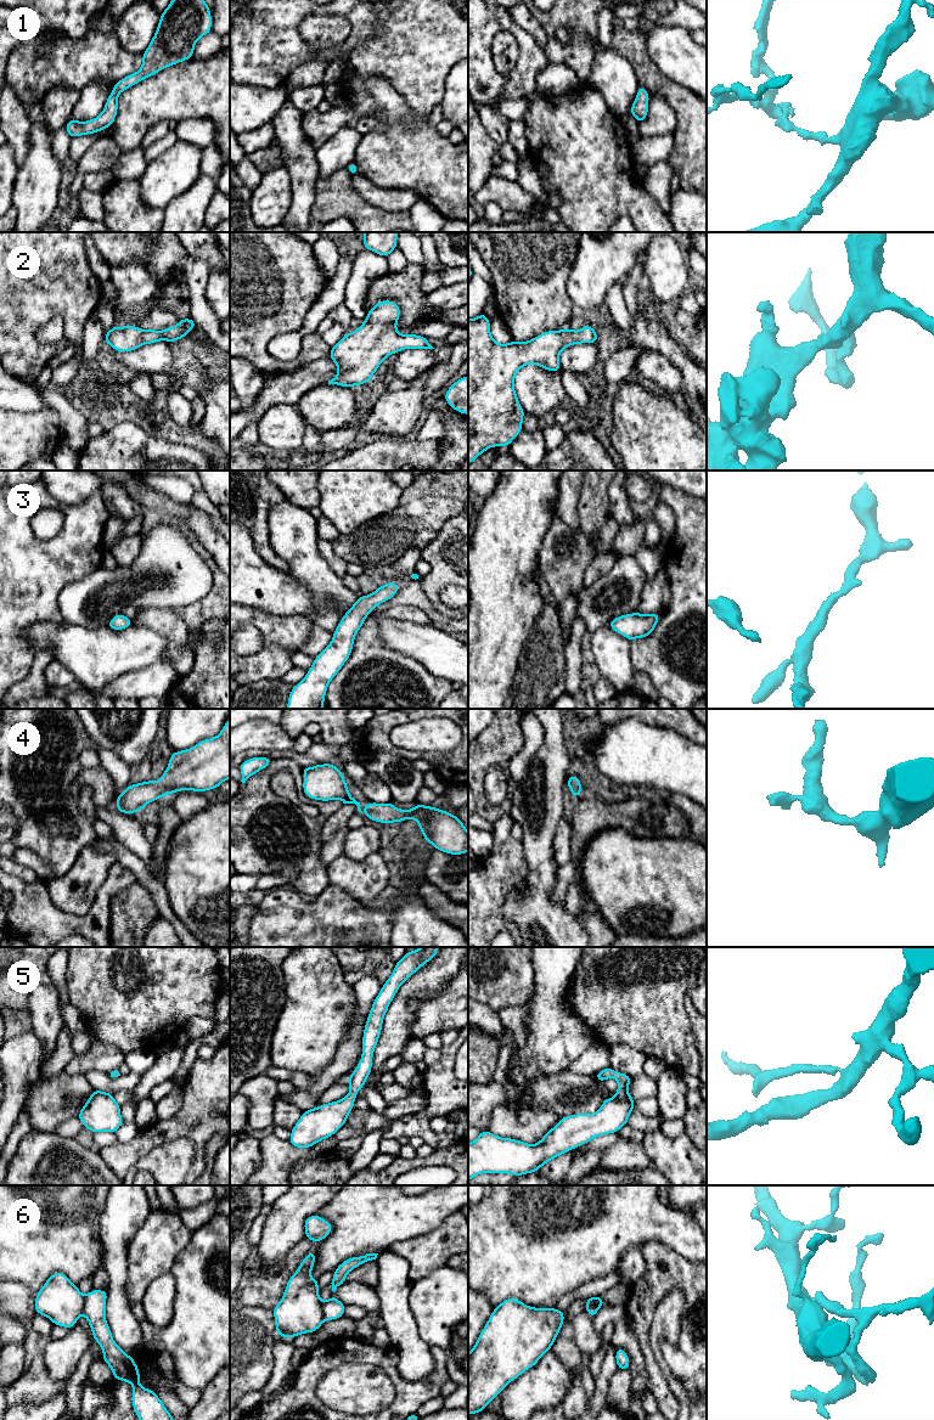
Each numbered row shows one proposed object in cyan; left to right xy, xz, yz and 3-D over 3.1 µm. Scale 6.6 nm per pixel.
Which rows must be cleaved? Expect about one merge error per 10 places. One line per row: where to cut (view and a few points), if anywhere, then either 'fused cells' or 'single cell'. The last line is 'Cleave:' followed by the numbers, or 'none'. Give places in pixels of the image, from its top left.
1: no cut; single cell
2: no cut; single cell
3: no cut; single cell
4: no cut; single cell
5: no cut; single cell
6: cut in xz along (321, 1302), (321, 1313), (325, 1319); fused cells
Cleave: 6

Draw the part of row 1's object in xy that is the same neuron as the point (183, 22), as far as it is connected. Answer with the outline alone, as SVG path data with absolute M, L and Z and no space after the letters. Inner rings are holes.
M171 0L168 7L161 13L156 34L153 35L148 47L142 53L141 68L137 72L118 80L113 85L112 92L108 95L105 108L100 115L86 122L79 122L71 118L64 126L71 139L81 135L96 134L113 125L118 113L118 95L122 91L134 86L146 78L157 74L167 67L191 60L197 40L210 32L212 13L204 0Z

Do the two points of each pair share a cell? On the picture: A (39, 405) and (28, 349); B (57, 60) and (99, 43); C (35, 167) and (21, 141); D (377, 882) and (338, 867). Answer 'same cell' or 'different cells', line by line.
A: different cells
B: same cell
C: different cells
D: same cell

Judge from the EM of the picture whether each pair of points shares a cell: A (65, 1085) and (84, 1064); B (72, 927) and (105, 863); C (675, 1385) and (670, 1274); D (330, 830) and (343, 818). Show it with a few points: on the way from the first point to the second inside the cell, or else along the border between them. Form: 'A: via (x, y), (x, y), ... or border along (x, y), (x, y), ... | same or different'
A: border along (63, 1070), (68, 1074), (83, 1074) | different
B: border along (97, 894), (83, 914), (67, 913), (52, 901) | different
C: border along (673, 1374), (680, 1381), (691, 1401) | different
D: via (333, 827), (339, 821) | same

